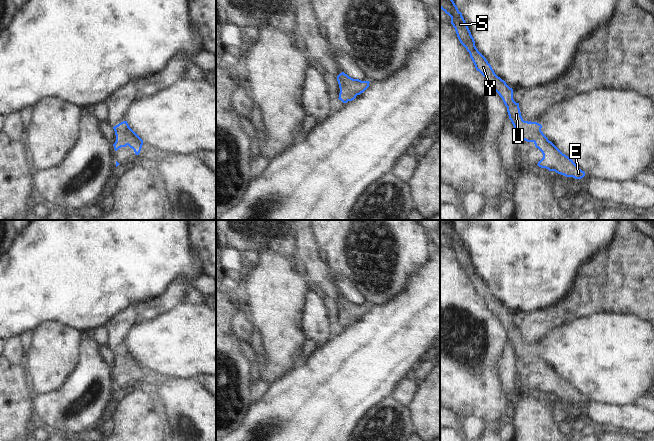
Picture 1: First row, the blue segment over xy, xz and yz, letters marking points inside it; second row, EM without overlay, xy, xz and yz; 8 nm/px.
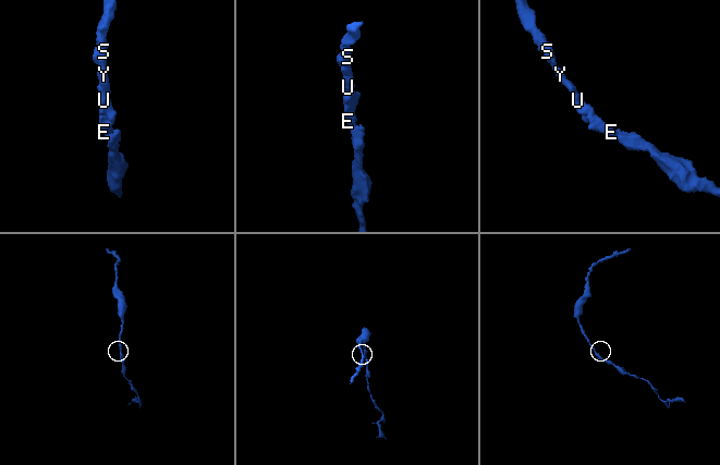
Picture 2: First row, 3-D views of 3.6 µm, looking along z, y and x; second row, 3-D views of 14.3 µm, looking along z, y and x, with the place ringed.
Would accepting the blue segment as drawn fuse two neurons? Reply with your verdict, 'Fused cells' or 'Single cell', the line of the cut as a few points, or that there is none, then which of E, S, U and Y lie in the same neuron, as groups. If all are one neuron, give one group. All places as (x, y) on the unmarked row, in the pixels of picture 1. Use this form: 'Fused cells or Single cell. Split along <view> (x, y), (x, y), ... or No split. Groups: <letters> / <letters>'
Single cell. No split. Groups: E S U Y

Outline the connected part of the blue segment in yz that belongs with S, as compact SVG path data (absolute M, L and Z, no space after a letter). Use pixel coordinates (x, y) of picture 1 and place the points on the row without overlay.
M440 220L440 232L451 241L451 248L455 252L457 261L469 276L476 294L487 303L488 309L502 322L518 362L527 366L533 366L535 371L542 376L543 382L537 389L566 401L583 402L585 396L579 393L572 383L563 378L548 364L541 355L541 348L523 344L519 327L516 327L513 323L513 313L495 298L486 282L478 275L462 237L458 234L450 220Z

